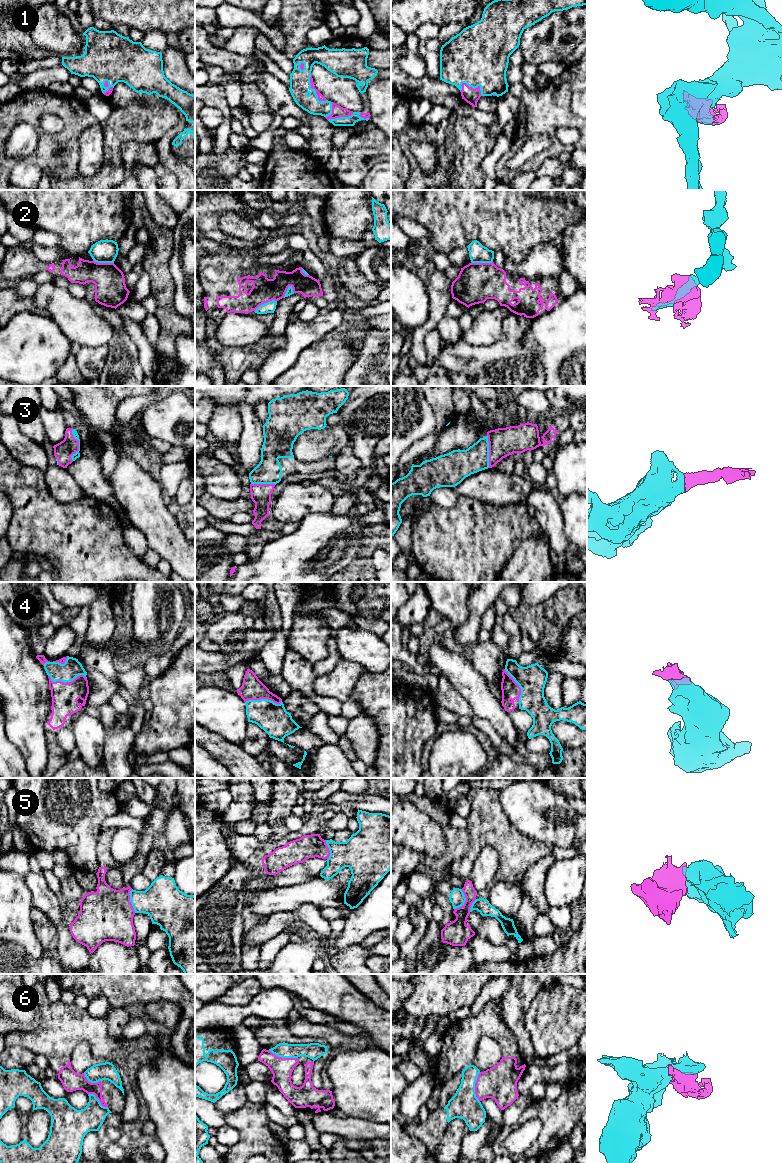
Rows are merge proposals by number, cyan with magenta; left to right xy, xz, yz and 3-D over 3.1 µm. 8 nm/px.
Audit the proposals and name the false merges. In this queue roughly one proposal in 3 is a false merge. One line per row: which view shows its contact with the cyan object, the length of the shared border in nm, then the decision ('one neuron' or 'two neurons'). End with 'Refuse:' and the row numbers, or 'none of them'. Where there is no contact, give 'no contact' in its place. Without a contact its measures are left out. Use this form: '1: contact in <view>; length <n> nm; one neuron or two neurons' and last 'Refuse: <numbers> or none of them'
1: contact in xz; length 240 nm; one neuron
2: contact in xz; length 200 nm; two neurons
3: contact in xy; length 260 nm; one neuron
4: contact in xy; length 320 nm; one neuron
5: contact in yz; length 180 nm; two neurons
6: contact in xz; length 240 nm; two neurons
Refuse: 2, 5, 6

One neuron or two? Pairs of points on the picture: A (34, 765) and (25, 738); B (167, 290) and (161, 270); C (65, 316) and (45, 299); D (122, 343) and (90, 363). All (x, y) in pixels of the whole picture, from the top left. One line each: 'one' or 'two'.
A: one
B: one
C: one
D: two

